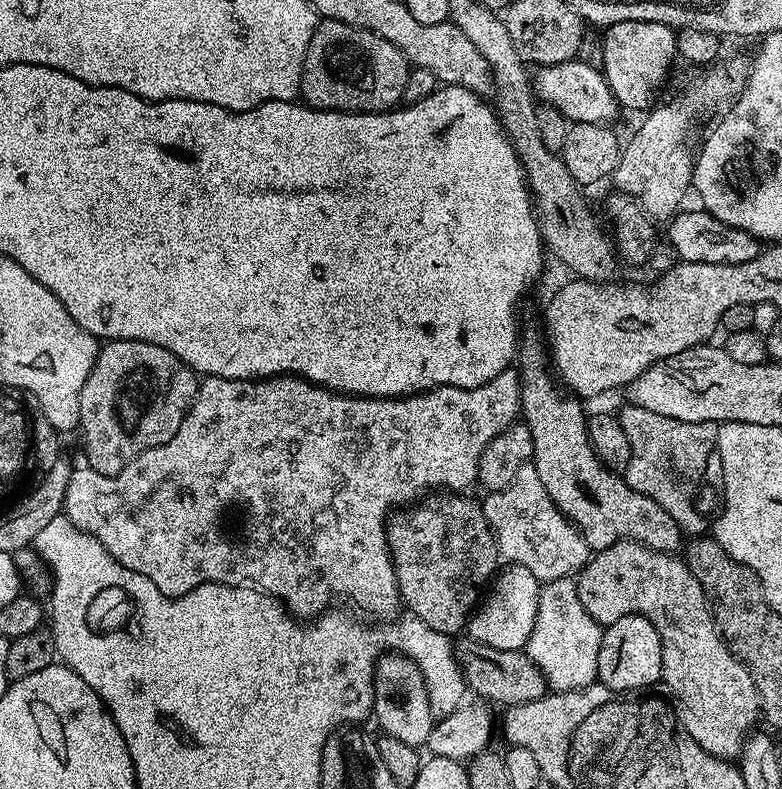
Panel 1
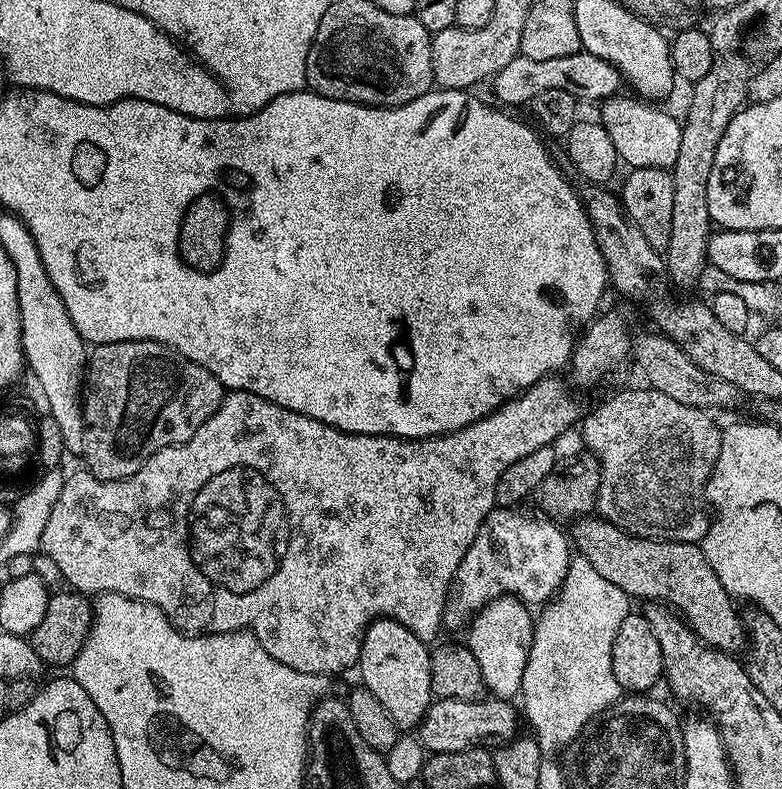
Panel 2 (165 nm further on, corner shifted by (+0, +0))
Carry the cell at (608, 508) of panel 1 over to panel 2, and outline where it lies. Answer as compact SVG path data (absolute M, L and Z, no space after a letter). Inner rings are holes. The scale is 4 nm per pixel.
M588 514L577 519L570 528L570 540L575 551L602 574L602 578L614 582L628 595L643 602L659 602L671 606L686 621L701 644L717 648L719 652L736 654L745 647L746 626L742 616L736 613L734 598L718 582L718 574L706 562L706 554L699 543L647 540L631 536L614 526Z

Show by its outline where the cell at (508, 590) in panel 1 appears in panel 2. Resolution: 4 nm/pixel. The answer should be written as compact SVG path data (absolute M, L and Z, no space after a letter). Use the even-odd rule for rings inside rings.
M499 596L476 613L467 629L466 646L478 662L485 689L495 699L509 701L519 695L535 632L535 619L530 612L529 605L519 597Z

